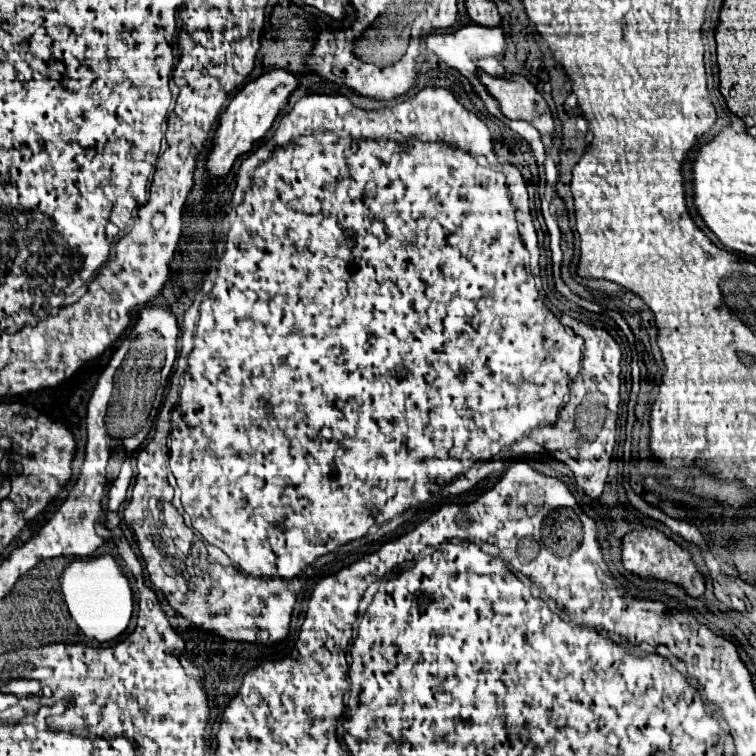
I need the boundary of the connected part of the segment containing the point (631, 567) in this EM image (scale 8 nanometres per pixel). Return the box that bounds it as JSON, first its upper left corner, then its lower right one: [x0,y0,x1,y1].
[621,528,705,598]

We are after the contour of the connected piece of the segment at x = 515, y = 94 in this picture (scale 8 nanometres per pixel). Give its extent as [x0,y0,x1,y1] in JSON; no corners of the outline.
[479,72,555,134]

